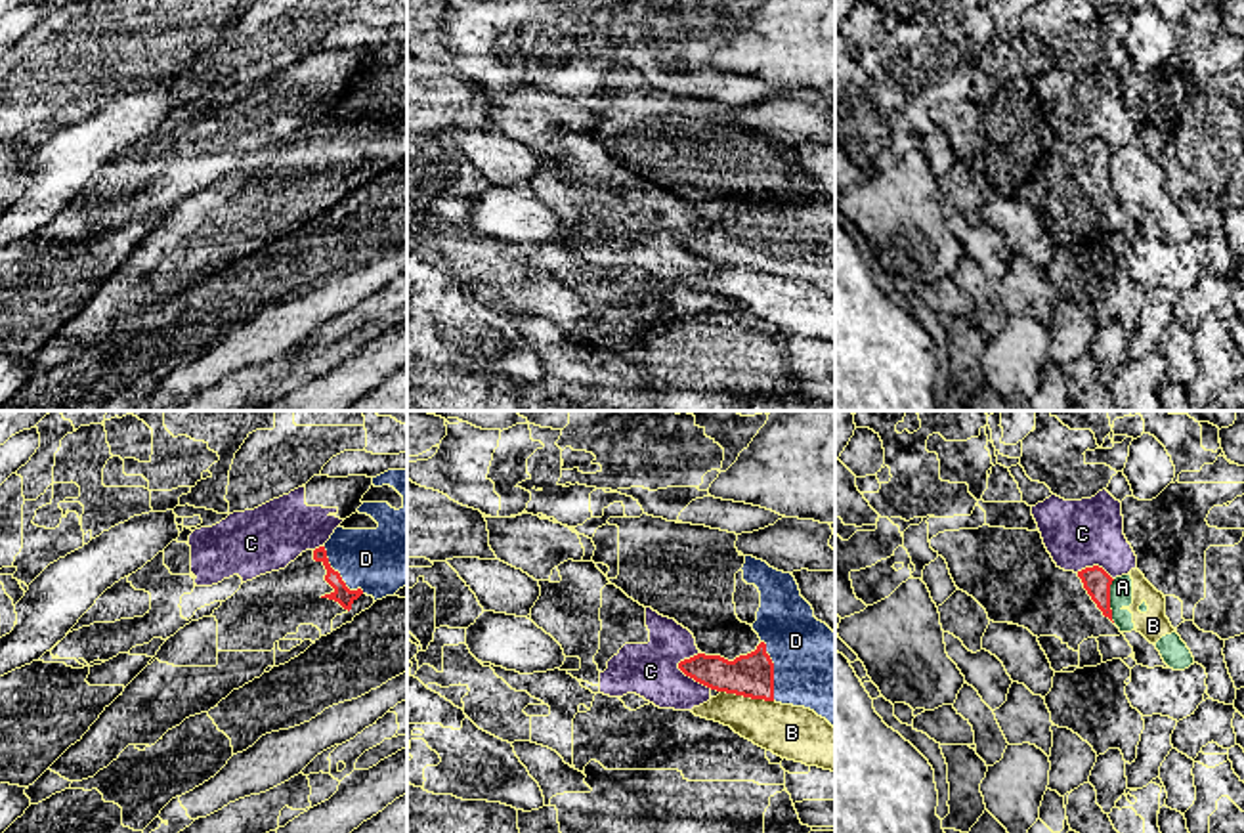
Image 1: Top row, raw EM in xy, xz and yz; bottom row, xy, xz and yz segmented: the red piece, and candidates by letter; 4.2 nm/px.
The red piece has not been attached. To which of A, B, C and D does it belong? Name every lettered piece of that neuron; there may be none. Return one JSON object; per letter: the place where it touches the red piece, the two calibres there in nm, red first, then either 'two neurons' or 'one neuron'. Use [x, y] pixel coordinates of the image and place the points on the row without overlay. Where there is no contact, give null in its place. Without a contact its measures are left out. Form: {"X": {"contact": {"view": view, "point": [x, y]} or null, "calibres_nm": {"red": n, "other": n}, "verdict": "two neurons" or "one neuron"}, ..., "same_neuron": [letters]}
{"A": {"contact": {"view": "yz", "point": [1109, 172]}, "calibres_nm": {"red": 110, "other": 100}, "verdict": "two neurons"}, "B": {"contact": {"view": "xz", "point": [748, 268]}, "calibres_nm": {"red": 180, "other": 220}, "verdict": "two neurons"}, "C": {"contact": {"view": "xz", "point": [694, 251]}, "calibres_nm": {"red": 180, "other": 220}, "verdict": "two neurons"}, "D": {"contact": {"view": "xy", "point": [339, 146]}, "calibres_nm": {"red": 80, "other": 280}, "verdict": "one neuron"}, "same_neuron": ["D"]}

